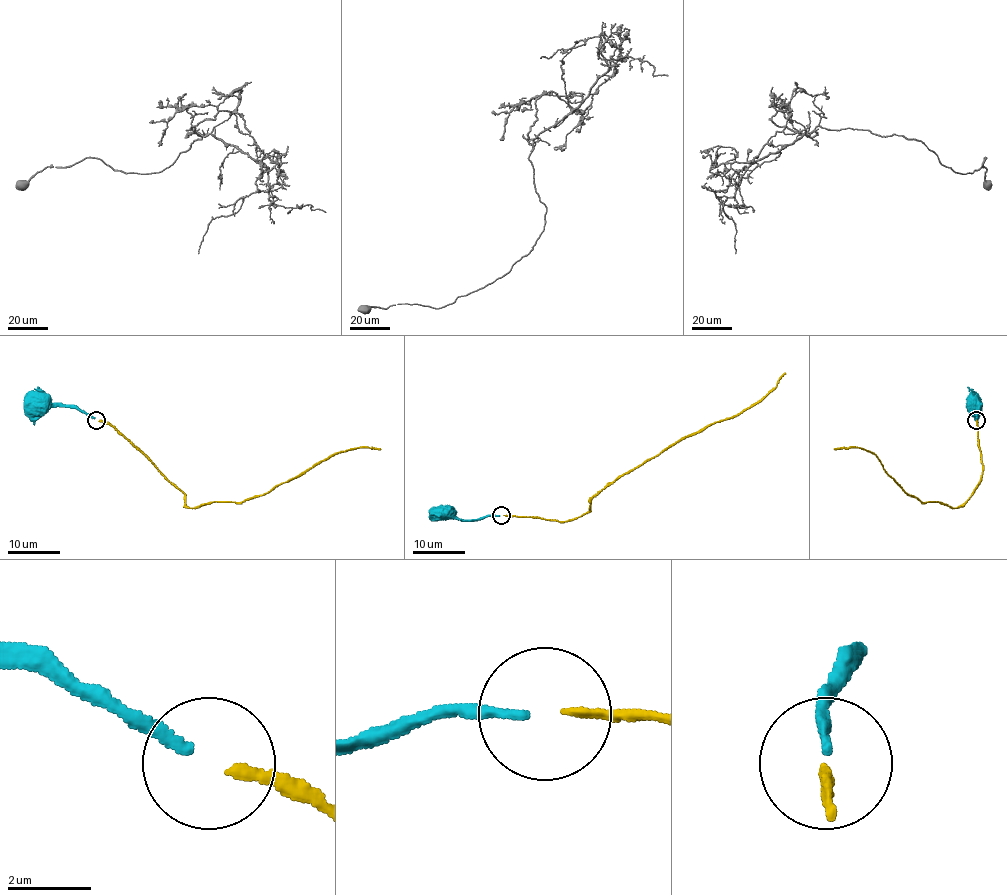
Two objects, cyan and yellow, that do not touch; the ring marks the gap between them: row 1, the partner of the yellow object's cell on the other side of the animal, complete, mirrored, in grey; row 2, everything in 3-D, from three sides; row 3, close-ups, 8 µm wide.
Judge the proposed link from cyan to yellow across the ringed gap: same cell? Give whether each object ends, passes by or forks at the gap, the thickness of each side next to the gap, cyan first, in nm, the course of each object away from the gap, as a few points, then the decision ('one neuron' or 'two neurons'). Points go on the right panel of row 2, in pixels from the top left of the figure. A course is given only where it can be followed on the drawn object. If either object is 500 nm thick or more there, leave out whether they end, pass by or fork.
cyan ends; yellow ends; calibres 220 and 220 nm; course cyan (976, 418), (980, 406), (970, 404); course yellow (976, 421), (982, 476), (975, 491), (957, 508), (936, 501), (923, 502), (908, 493), (865, 449), (833, 449); one neuron

